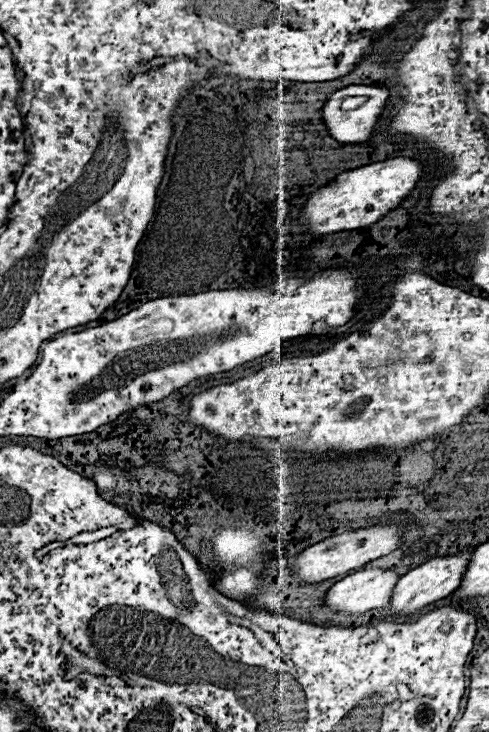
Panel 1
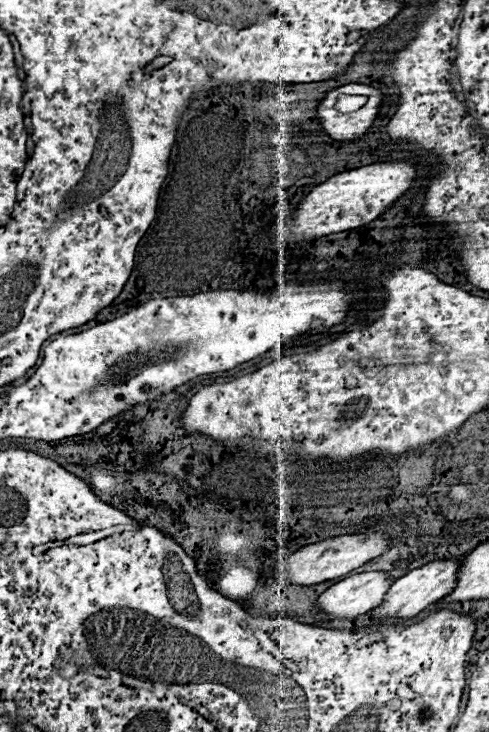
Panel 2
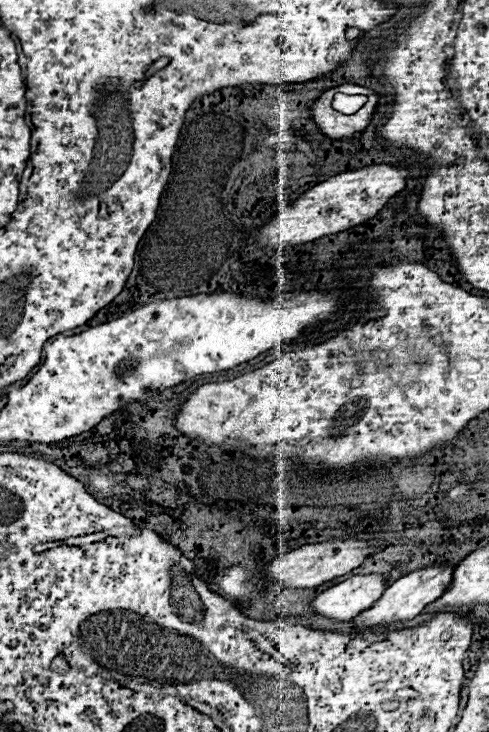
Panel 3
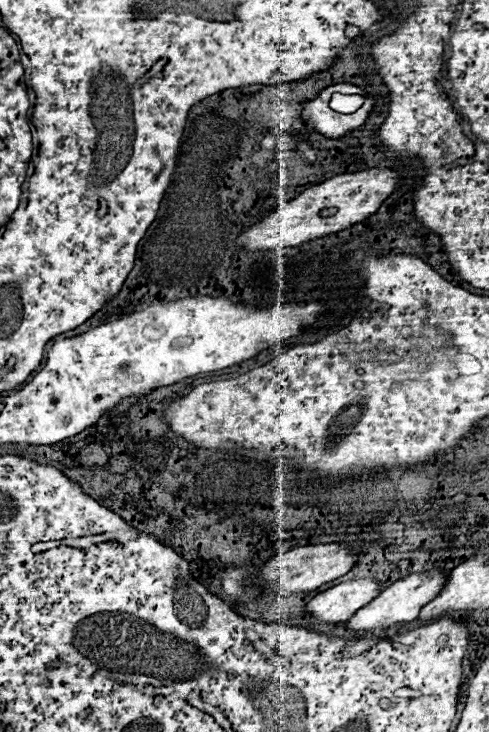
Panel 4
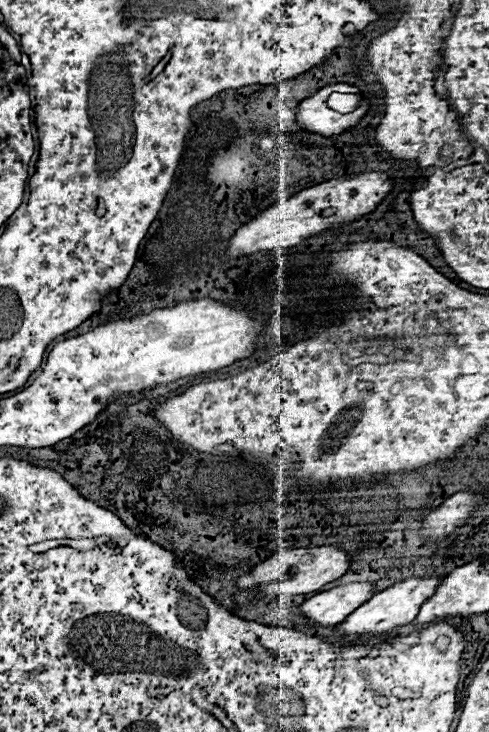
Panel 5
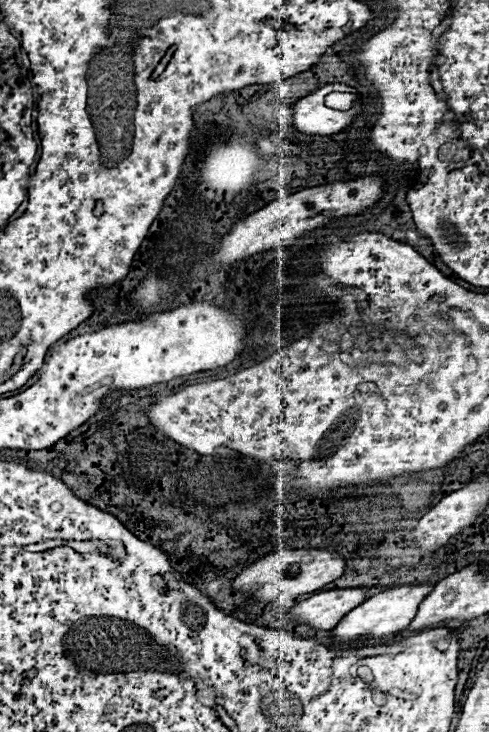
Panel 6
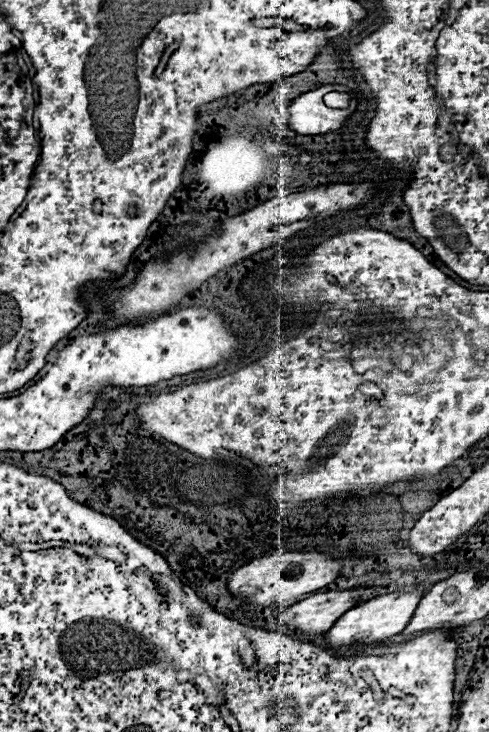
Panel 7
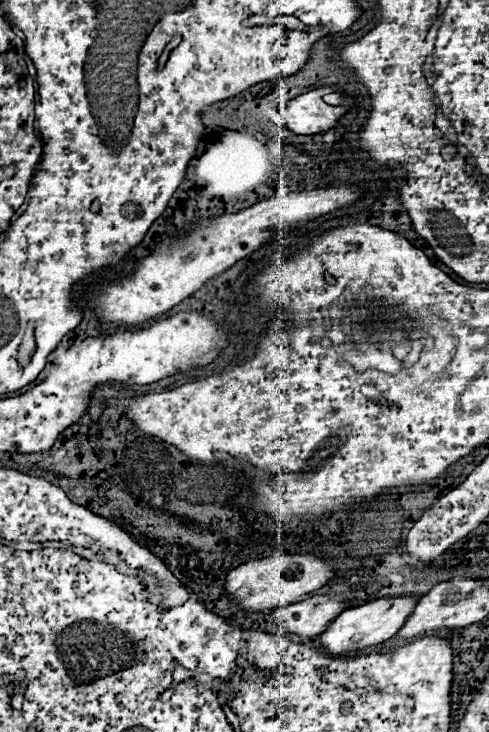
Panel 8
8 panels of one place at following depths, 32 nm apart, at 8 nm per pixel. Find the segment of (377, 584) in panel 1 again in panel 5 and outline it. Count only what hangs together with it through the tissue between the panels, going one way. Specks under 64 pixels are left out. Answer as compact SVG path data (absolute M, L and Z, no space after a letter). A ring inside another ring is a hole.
M358 582L348 586L338 586L326 592L318 592L298 606L298 614L312 624L330 628L340 624L354 608L372 598L372 584Z

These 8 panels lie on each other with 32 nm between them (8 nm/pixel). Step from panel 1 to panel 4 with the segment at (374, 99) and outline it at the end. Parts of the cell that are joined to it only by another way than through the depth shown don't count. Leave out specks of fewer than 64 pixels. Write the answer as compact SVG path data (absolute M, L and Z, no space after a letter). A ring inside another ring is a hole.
M334 84L334 86L328 86L324 88L316 98L304 102L302 106L302 114L300 114L300 120L314 128L316 132L320 132L322 136L326 138L340 138L352 130L358 130L362 124L365 123L368 117L368 112L372 110L372 104L374 104L374 98L366 98L366 102L362 104L362 108L359 108L356 112L345 115L338 113L334 110L330 110L328 102L330 102L330 96L334 92L346 92L346 94L366 94L364 90L360 90L358 86L354 84Z

